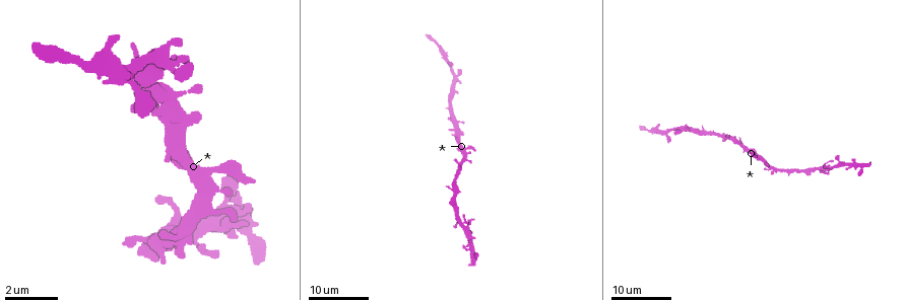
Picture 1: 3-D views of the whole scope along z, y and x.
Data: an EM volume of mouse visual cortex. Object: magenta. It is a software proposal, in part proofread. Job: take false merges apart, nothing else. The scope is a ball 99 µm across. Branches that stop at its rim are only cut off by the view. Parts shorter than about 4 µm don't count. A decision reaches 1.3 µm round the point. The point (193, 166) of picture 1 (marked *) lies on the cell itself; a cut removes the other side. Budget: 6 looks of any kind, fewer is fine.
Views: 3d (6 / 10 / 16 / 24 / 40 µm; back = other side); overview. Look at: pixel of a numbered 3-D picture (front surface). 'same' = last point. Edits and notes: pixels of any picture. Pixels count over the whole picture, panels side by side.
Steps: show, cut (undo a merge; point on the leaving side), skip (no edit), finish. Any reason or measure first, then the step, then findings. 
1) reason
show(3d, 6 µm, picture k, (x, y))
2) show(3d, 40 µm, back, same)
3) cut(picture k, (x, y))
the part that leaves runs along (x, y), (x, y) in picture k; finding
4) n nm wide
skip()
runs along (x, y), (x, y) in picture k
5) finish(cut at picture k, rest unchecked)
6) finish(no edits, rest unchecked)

show(3d, 16 µm, picture 1, (666, 132))

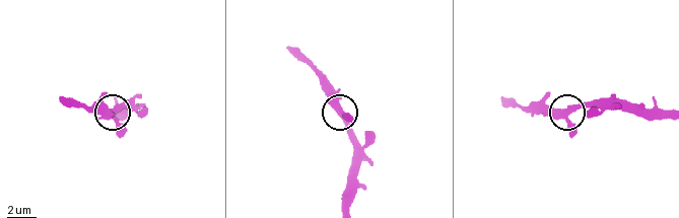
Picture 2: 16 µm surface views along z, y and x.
show(3d, 10 µm, picture 2, (341, 112))

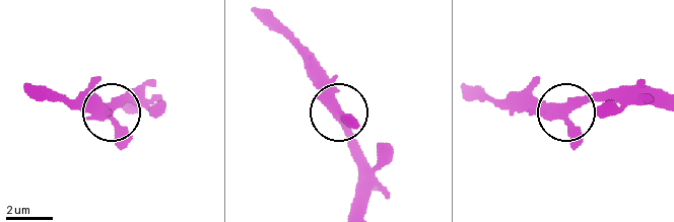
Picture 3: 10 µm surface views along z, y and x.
skip()
runs along (662, 106), (587, 99), (557, 110), (519, 110) in picture 3; all the same cell

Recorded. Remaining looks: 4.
a narrow waist
show(3d, 16 µm, picture 1, (802, 169))

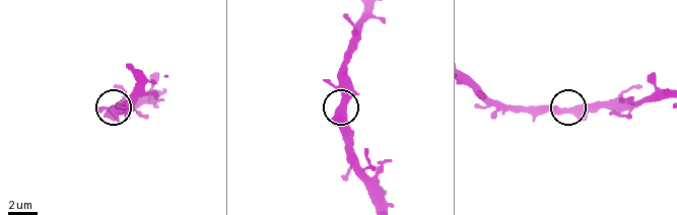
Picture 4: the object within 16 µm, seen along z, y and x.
show(3d, 10 µm, picture 4, (345, 107))

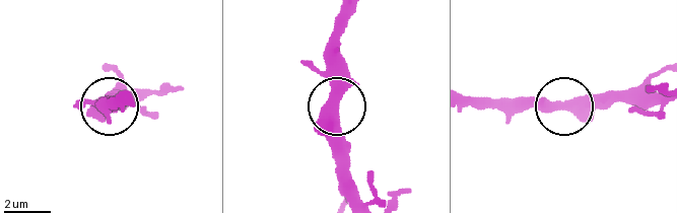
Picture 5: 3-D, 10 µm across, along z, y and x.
skip()
runs along (345, 10), (339, 40), (339, 165) in picture 5; all the same cell

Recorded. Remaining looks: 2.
show(3d, 24 µm, picture 1, (838, 165))

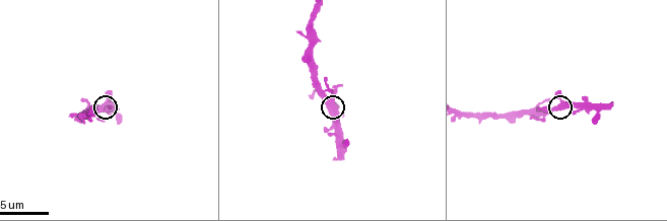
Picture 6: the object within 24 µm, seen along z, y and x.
show(3d, 10 µm, picture 6, (101, 105))

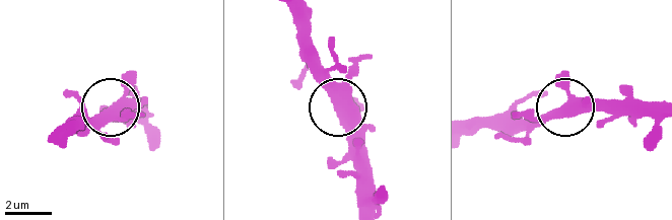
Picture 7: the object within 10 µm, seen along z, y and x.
3 arms
skip()
runs along (300, 15), (305, 62), (362, 153) in picture 7; all the same cell

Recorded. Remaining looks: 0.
finish(no edits, rest unchecked)

